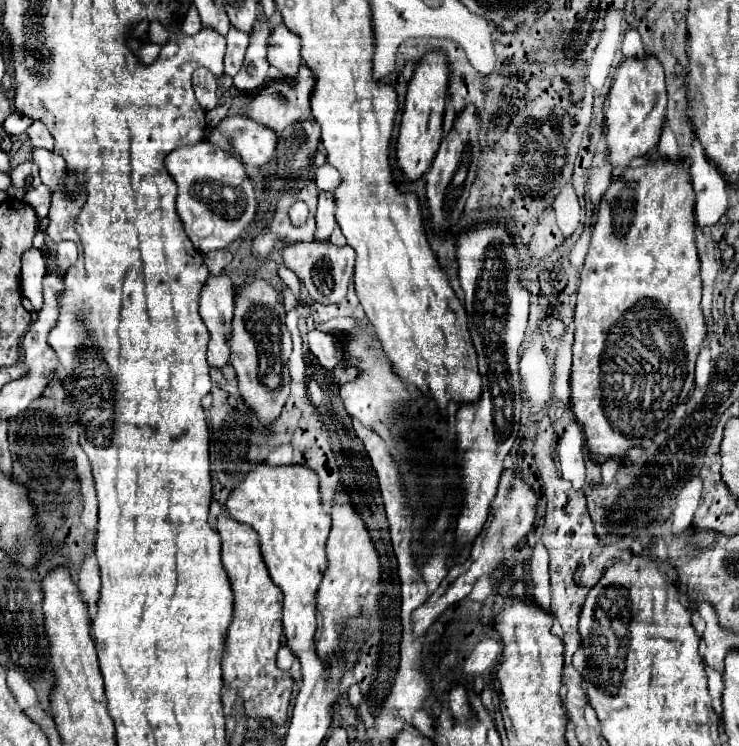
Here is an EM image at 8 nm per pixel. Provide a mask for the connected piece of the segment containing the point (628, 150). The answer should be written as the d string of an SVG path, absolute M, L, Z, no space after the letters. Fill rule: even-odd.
M656 57L624 59L618 67L616 81L610 89L606 109L606 149L610 155L612 177L622 173L632 159L648 155L656 149L666 117L666 85L664 69Z

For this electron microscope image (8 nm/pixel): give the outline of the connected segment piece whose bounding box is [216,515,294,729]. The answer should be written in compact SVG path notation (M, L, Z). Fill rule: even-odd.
M220 515L216 519L216 531L222 537L222 565L234 591L234 615L230 629L226 631L226 653L222 655L224 683L236 687L244 697L250 729L260 727L268 719L276 725L284 725L288 719L294 679L288 671L282 671L276 665L282 637L282 591L270 581L254 529L232 517Z

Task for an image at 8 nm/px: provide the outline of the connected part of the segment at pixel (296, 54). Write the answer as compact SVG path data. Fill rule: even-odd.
M278 25L272 31L268 39L268 61L284 75L284 79L294 79L298 75L298 67L302 65L300 37L286 29L286 25Z

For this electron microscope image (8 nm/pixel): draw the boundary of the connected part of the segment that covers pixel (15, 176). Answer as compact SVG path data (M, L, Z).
M24 161L18 167L12 169L10 173L12 185L22 187L22 189L30 189L30 187L38 187L40 185L40 175L38 175L38 165L34 165L34 161Z

